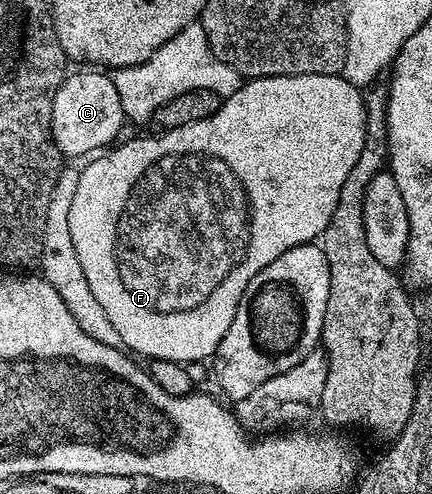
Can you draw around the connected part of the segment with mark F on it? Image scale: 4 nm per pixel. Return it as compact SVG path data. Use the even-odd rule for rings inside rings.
M275 74L269 78L247 79L234 93L227 95L218 112L206 120L194 120L182 128L152 136L156 138L121 141L107 152L93 157L89 161L93 162L78 174L78 189L74 191L74 204L70 204L70 240L74 240L78 264L82 264L82 272L86 272L94 300L102 304L110 324L114 324L114 332L122 336L124 346L133 355L145 354L148 360L200 364L205 361L203 358L211 359L218 344L222 344L222 336L226 336L226 328L230 328L230 320L234 320L238 312L238 304L250 280L254 280L266 264L274 264L282 252L315 243L323 235L334 216L334 208L338 208L338 192L342 192L350 168L354 168L358 156L362 156L365 136L366 112L361 87L350 84L340 74Z

